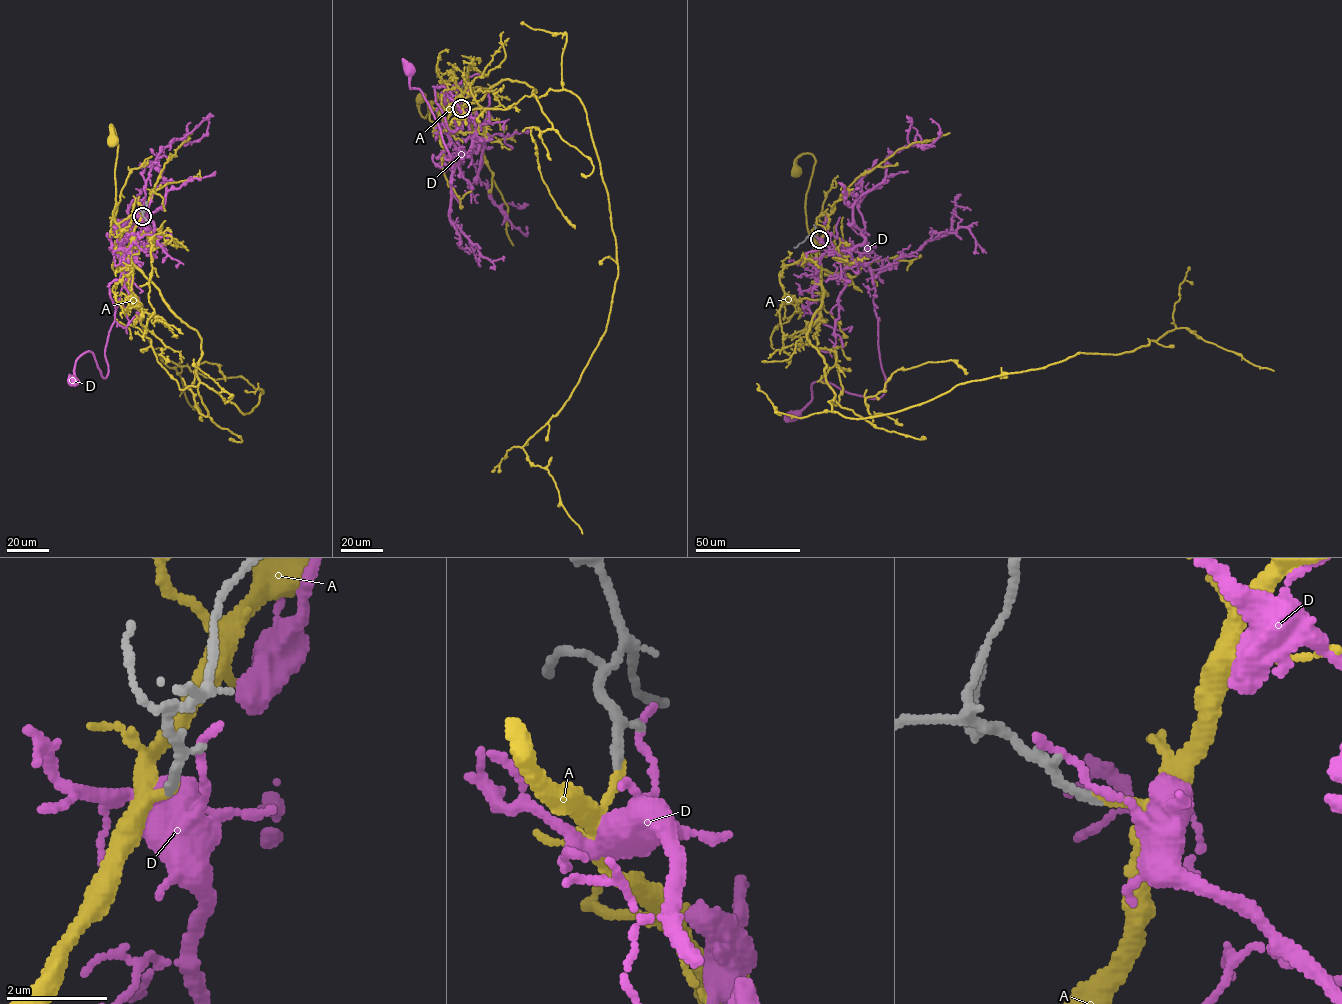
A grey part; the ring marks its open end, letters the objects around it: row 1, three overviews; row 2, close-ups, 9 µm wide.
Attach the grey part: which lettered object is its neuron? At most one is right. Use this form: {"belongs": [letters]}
{"belongs": ["A"]}

